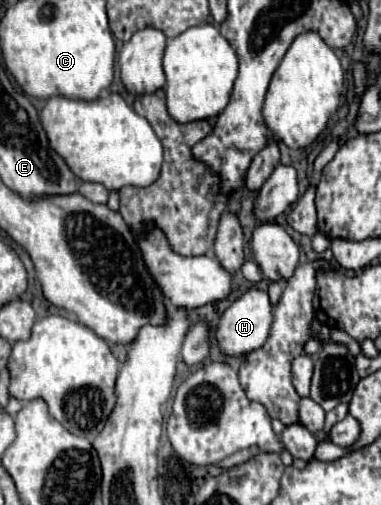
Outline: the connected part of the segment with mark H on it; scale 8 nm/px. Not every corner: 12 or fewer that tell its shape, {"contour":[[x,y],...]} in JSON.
{"contour":[[251,287],[225,309],[217,343],[251,353],[273,325],[267,291]]}

